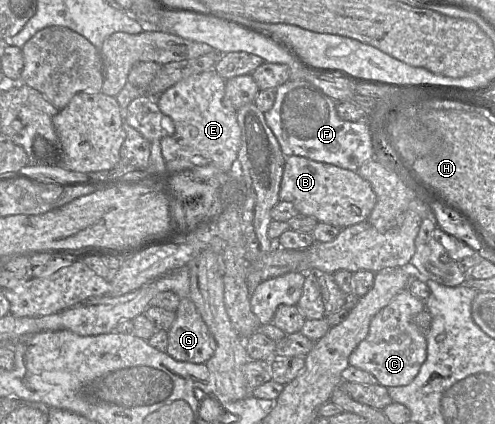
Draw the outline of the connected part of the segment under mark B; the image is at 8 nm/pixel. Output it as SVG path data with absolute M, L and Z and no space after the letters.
M288 156L280 185L279 200L291 202L300 214L312 216L338 228L367 221L376 204L370 183L357 172L303 156Z

